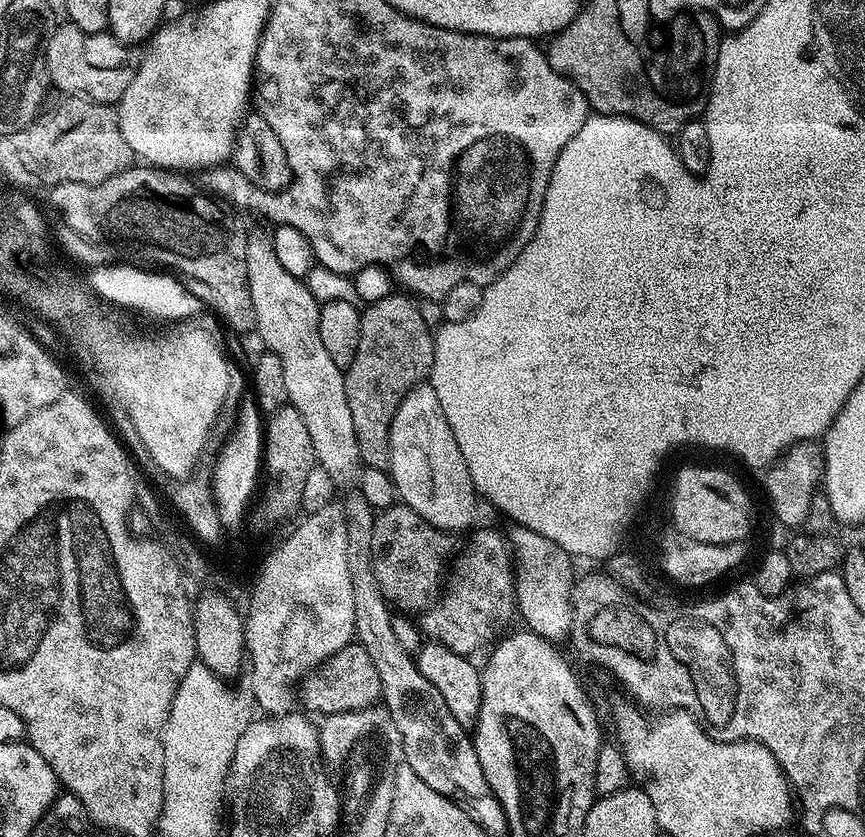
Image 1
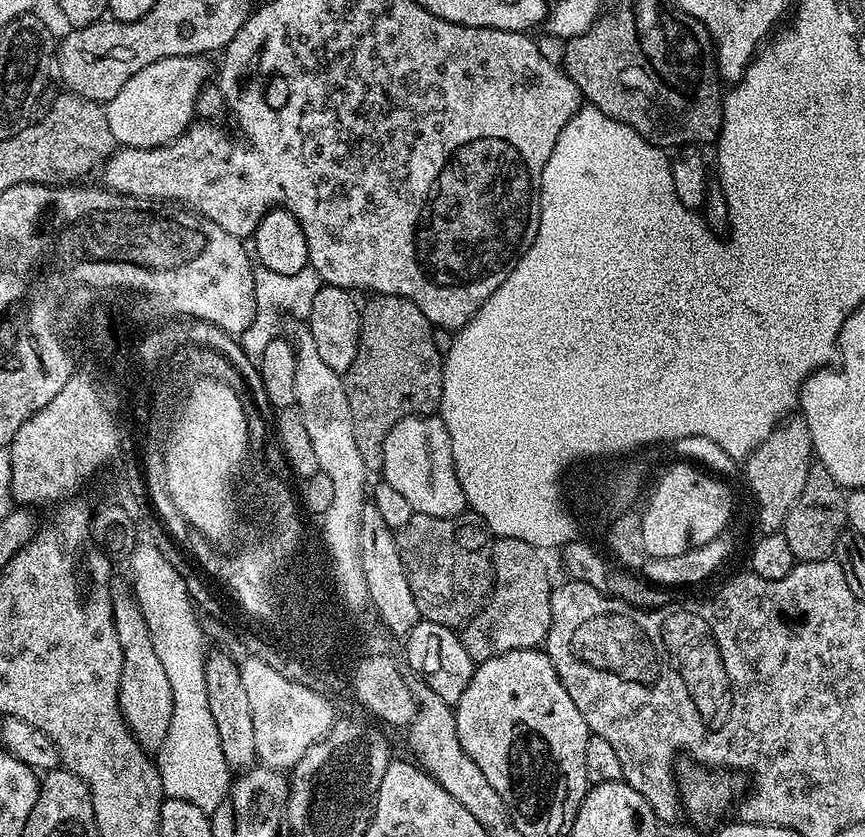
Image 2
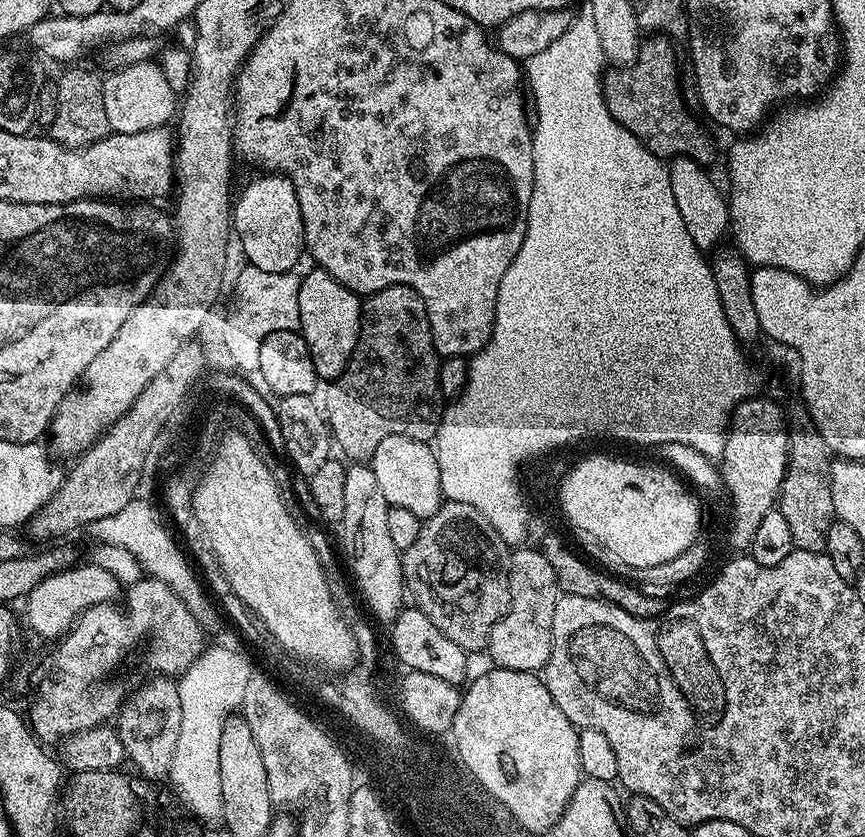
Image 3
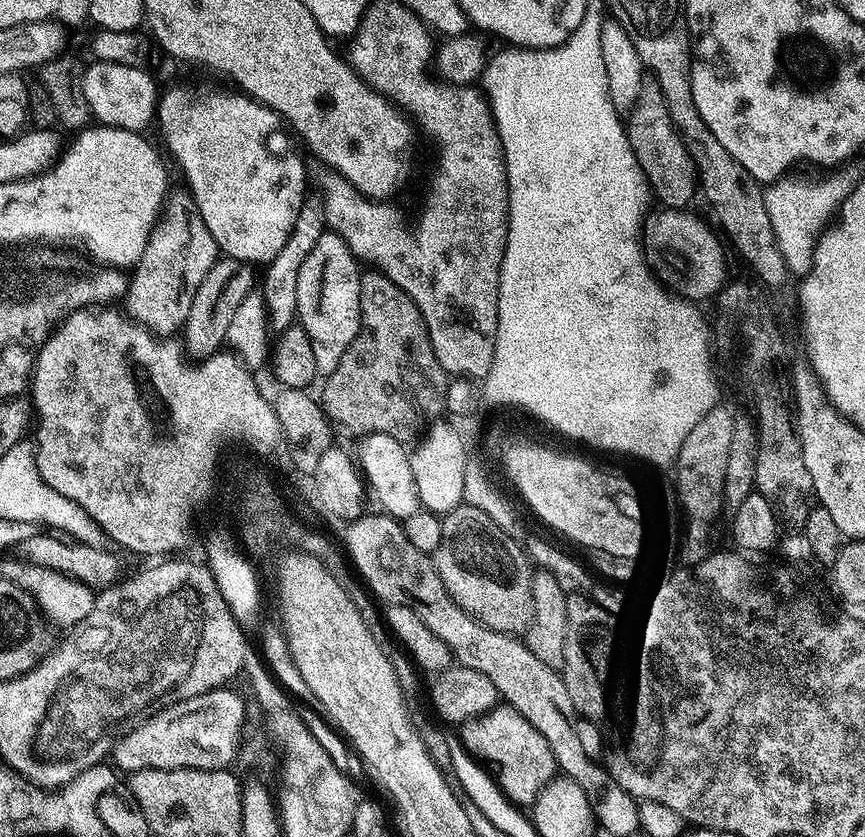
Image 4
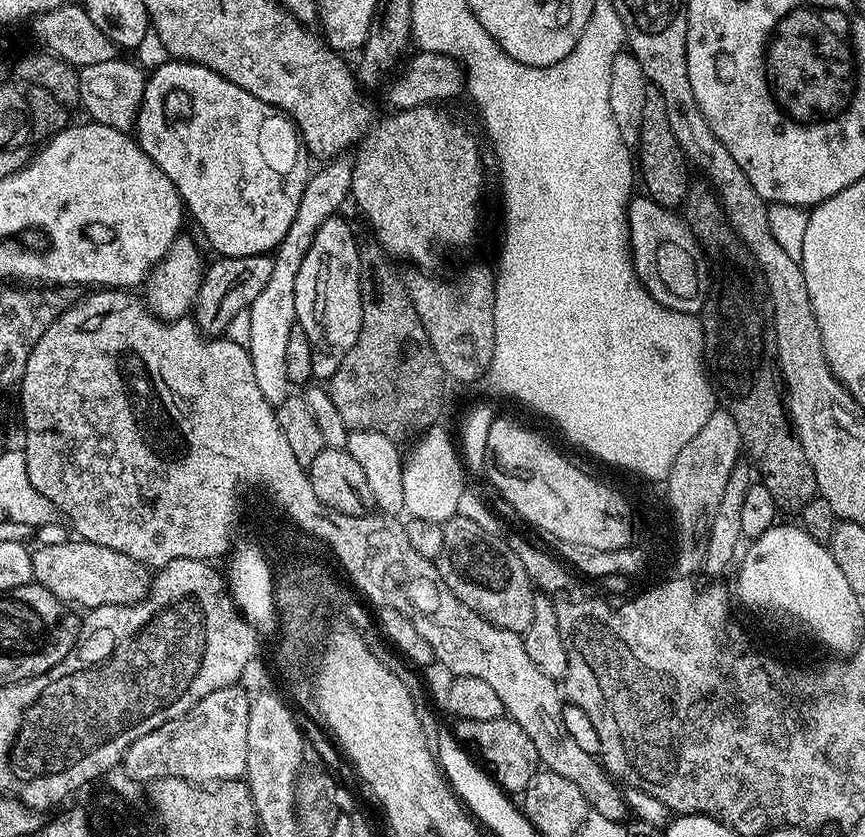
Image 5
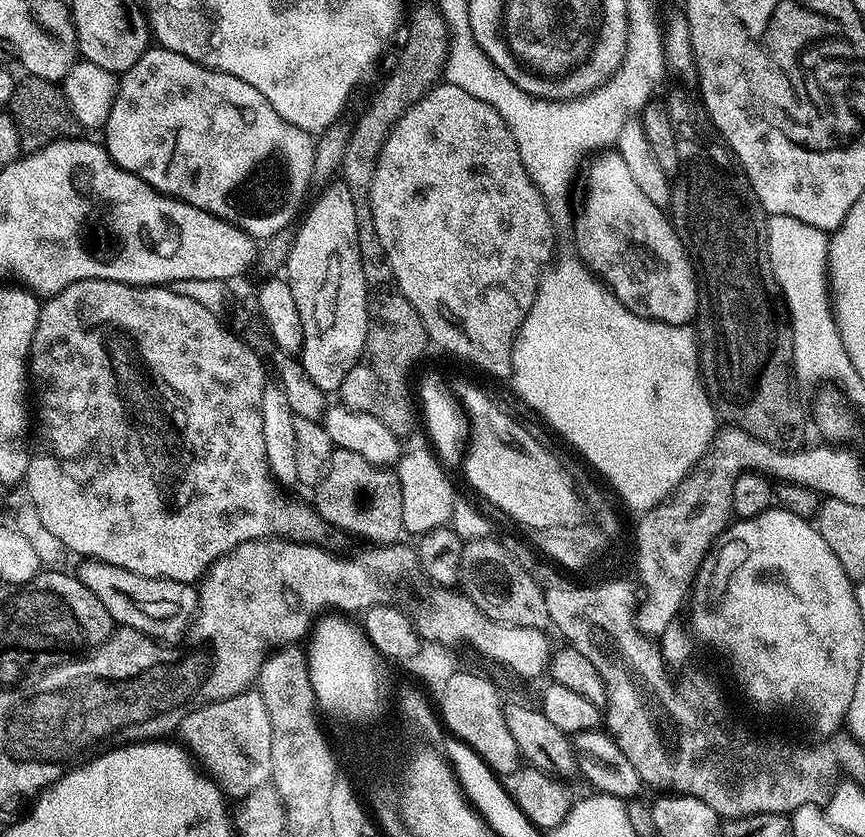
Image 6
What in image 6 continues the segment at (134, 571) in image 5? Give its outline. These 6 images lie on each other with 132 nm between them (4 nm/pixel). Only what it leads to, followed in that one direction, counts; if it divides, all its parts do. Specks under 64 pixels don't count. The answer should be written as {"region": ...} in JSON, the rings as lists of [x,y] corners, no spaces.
{"region":[[[84,558],[79,561],[78,575],[80,580],[110,610],[113,621],[126,628],[136,628],[145,636],[151,636],[160,642],[172,642],[180,631],[189,627],[198,608],[198,592],[191,584],[174,582],[166,578],[150,578],[122,570],[110,562],[95,558]]]}

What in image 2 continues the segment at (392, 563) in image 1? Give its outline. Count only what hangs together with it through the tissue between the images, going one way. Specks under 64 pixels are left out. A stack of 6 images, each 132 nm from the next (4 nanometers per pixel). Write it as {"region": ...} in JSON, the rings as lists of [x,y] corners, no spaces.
{"region":[[[471,510],[446,518],[413,512],[410,522],[394,533],[406,580],[421,617],[453,630],[467,624],[488,601],[494,583],[494,540],[484,519]]]}

